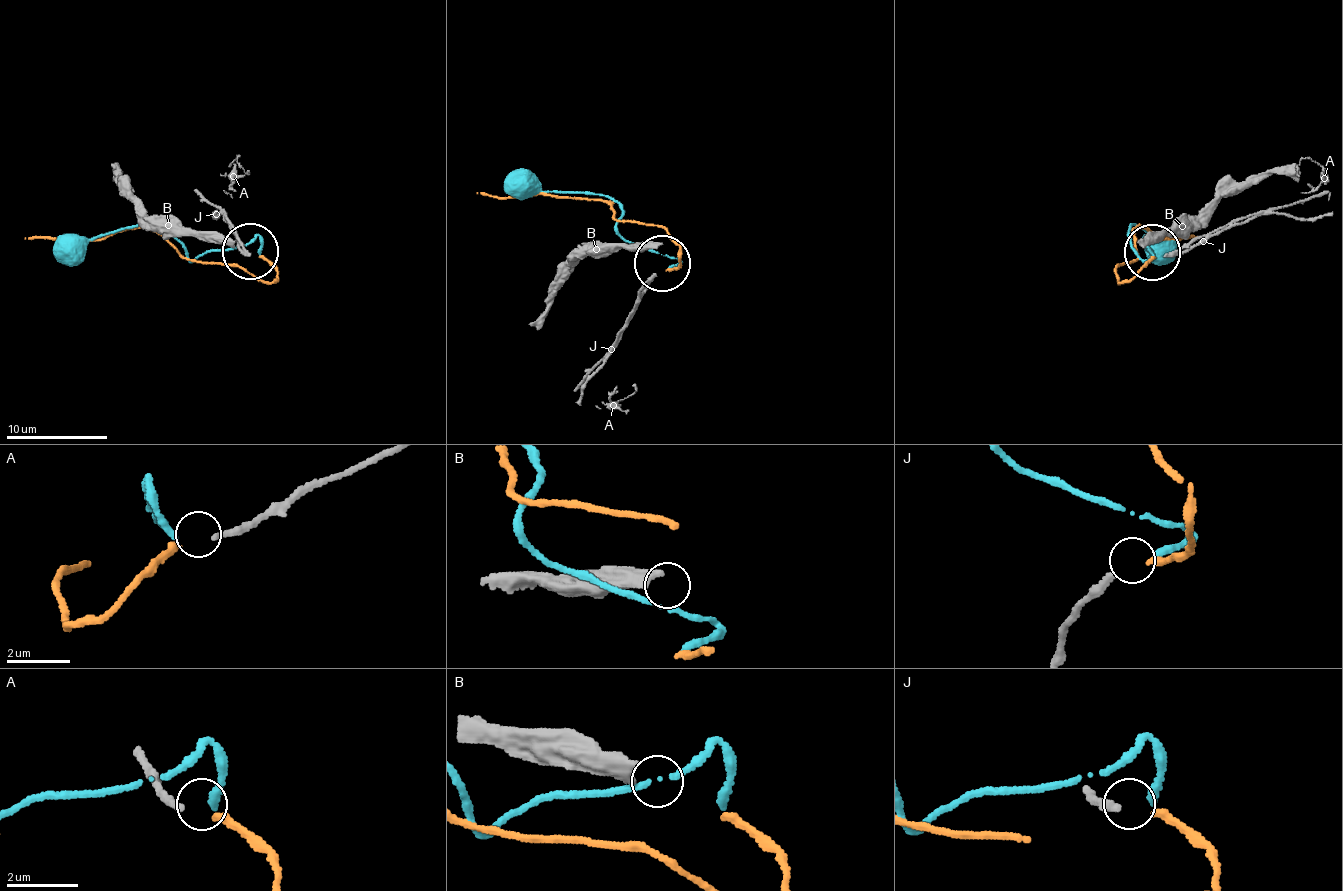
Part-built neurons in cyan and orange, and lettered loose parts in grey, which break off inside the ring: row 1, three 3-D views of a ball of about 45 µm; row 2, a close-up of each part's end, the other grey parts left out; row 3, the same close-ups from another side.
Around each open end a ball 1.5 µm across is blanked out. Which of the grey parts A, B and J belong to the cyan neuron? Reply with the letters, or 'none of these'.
A

